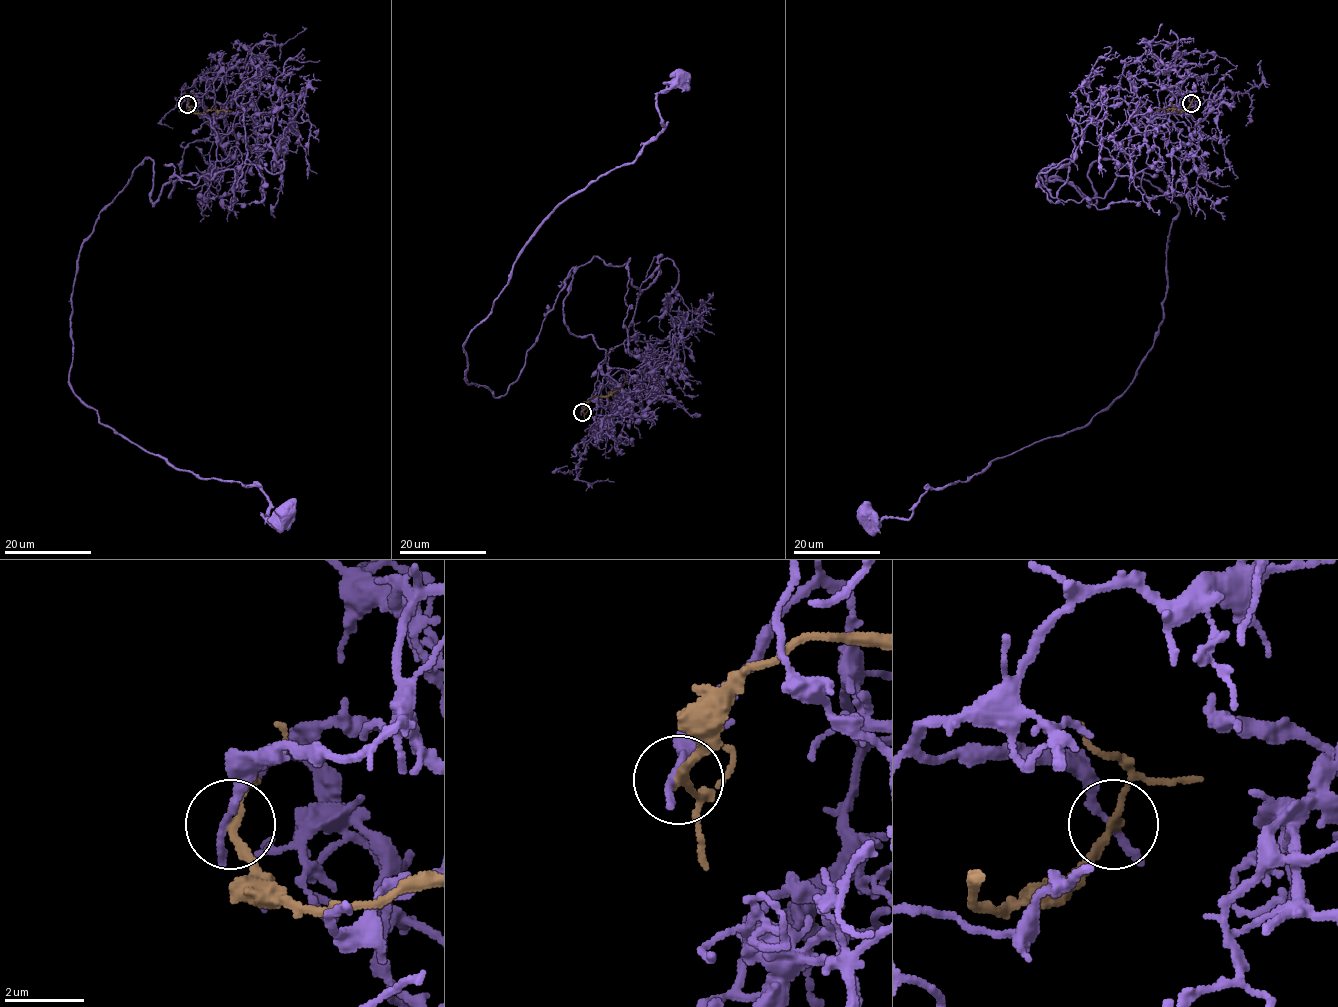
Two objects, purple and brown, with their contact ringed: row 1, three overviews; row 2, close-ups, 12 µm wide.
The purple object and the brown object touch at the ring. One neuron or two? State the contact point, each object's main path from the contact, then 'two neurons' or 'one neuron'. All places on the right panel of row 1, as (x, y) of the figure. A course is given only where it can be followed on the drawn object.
place (1191, 103); course purple (1191, 103), (1103, 198), (1049, 179), (1093, 204), (1112, 159), (1177, 206), (1133, 383), (867, 513); course brown (1191, 103), (1179, 111), (1156, 110); two neurons

